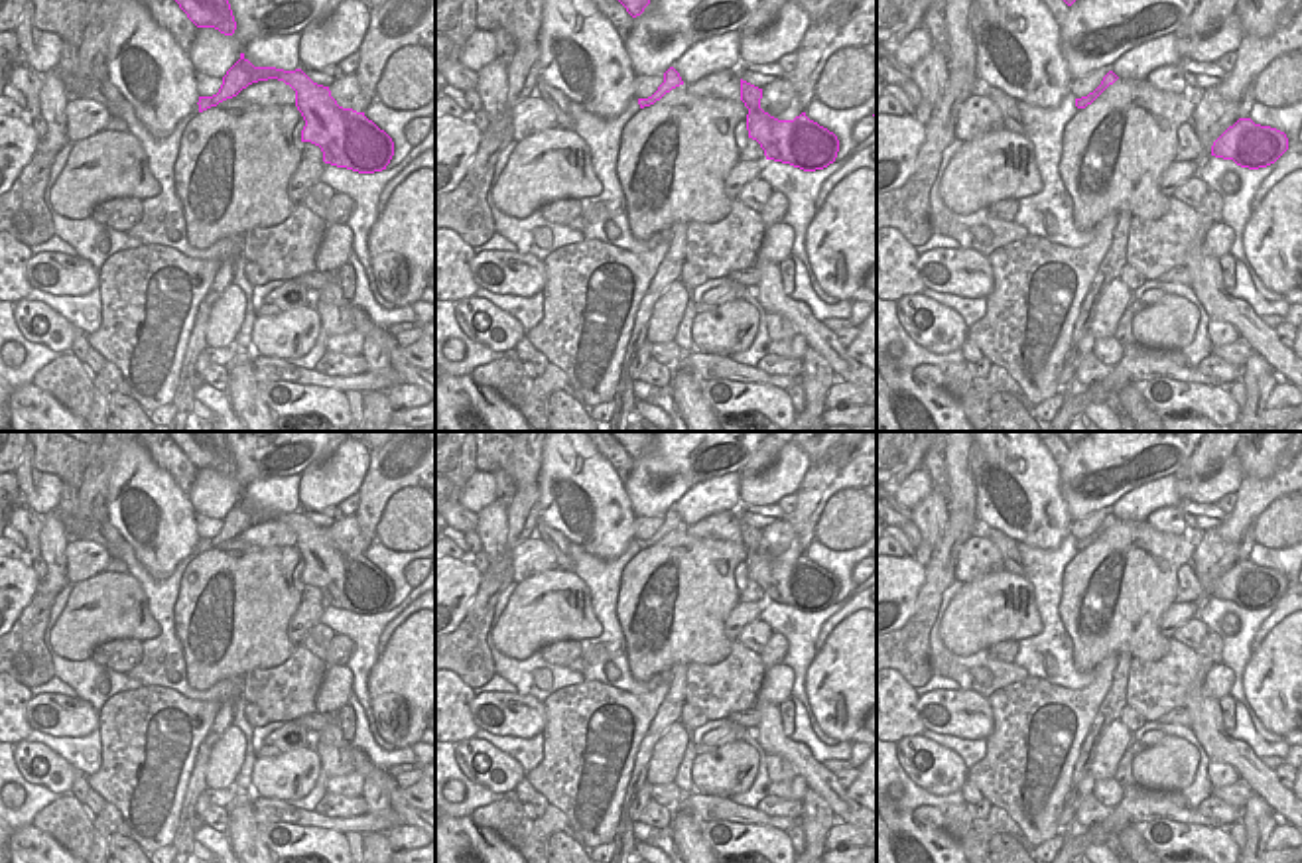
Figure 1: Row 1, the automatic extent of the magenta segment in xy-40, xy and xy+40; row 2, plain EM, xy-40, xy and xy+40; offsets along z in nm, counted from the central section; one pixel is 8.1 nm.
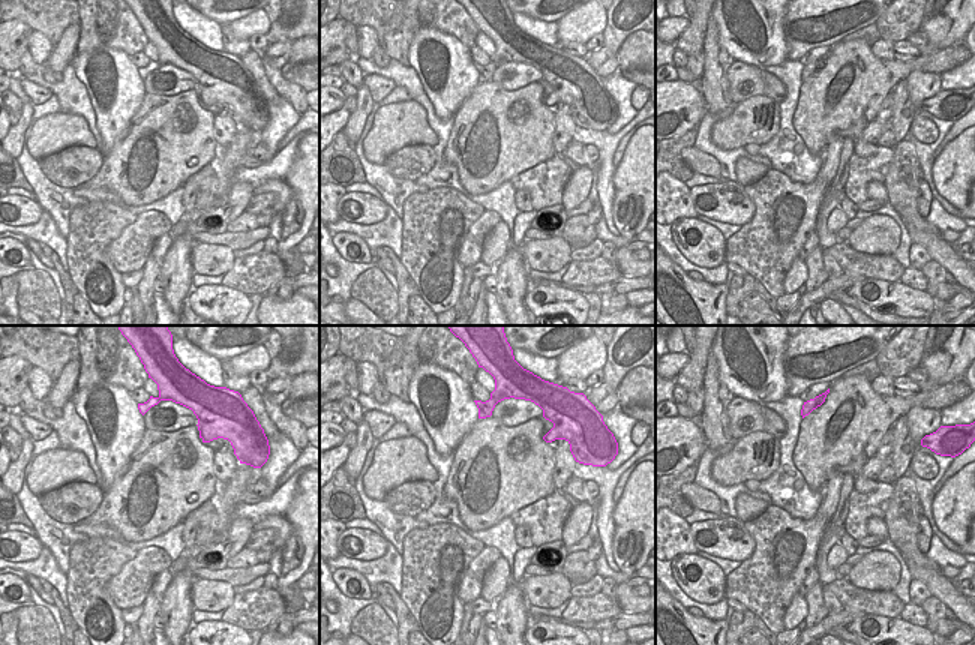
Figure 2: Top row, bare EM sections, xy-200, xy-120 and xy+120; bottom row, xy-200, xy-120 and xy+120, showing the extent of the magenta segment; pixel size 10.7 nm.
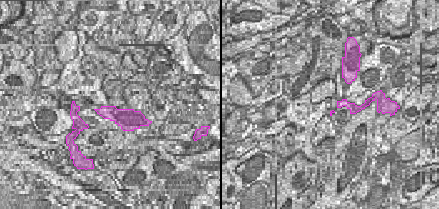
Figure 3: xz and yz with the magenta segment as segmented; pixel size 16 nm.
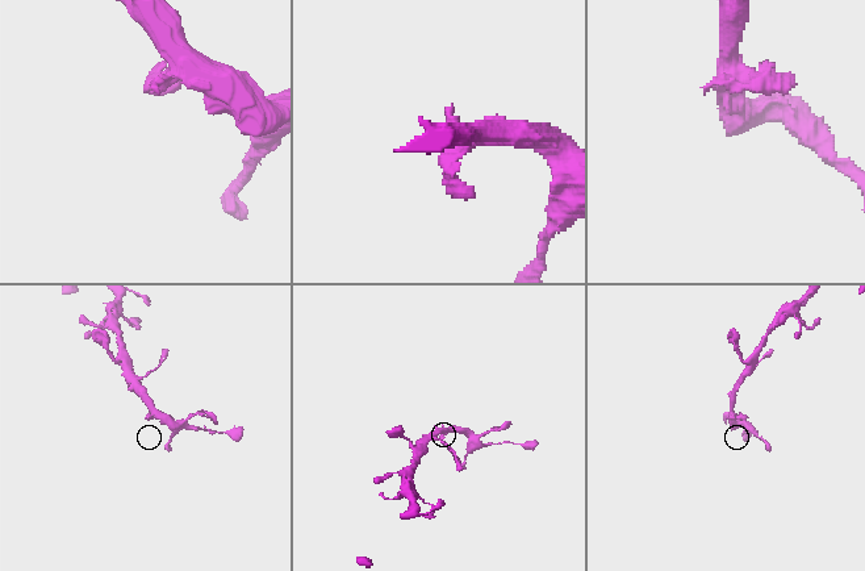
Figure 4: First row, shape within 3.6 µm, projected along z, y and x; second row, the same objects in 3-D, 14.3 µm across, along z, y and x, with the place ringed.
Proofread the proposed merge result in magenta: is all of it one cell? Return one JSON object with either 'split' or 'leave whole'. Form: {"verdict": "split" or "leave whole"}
{"verdict": "leave whole"}

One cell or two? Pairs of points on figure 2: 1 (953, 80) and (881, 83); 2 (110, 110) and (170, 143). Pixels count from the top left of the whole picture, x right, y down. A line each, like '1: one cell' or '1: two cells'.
1: two cells
2: two cells

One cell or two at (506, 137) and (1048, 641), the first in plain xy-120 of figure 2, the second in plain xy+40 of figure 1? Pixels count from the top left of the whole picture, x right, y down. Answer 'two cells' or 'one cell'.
two cells

